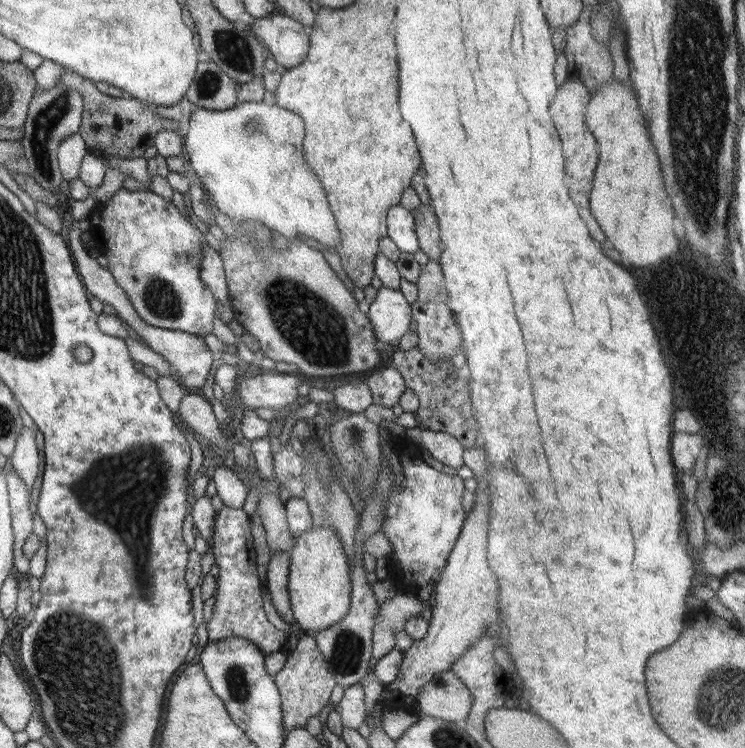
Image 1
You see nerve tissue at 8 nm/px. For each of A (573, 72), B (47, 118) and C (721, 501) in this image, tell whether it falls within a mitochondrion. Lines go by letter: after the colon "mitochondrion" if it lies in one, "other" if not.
A: other
B: mitochondrion
C: mitochondrion

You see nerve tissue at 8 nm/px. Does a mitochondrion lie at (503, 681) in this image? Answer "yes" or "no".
no

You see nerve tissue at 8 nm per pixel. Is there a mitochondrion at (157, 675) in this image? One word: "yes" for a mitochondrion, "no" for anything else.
no

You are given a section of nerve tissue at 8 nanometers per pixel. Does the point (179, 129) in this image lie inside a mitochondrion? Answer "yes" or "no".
no

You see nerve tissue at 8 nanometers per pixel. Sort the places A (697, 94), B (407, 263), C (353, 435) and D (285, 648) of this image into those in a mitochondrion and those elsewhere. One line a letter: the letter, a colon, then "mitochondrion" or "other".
A: mitochondrion
B: other
C: mitochondrion
D: other

